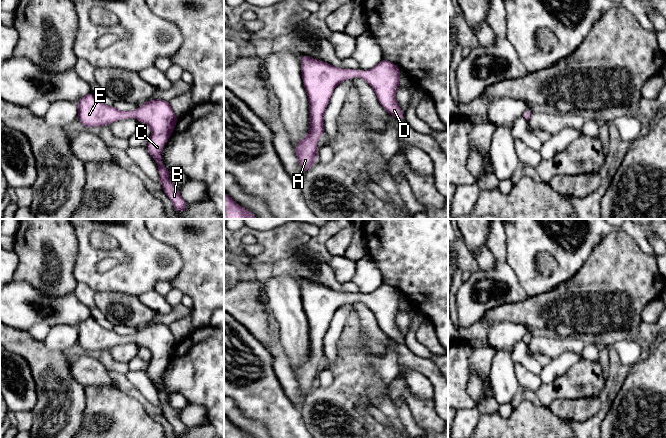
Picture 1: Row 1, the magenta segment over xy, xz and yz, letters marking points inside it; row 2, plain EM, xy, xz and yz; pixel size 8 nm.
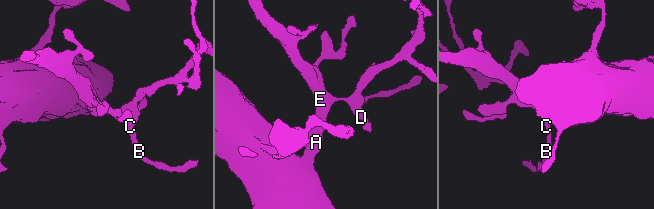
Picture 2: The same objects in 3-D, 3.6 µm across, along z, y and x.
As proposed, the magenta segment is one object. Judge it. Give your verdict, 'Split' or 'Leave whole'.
Leave whole

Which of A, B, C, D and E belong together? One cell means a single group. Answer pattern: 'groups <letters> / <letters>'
groups A B C D E

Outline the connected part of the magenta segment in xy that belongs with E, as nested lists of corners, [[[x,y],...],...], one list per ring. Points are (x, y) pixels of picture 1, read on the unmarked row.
[[[90,316],[80,322],[78,333],[78,345],[85,351],[109,349],[127,342],[136,342],[140,347],[147,348],[151,353],[147,375],[157,388],[162,412],[176,436],[183,437],[186,434],[187,428],[180,419],[180,413],[168,404],[170,394],[161,388],[161,377],[178,345],[169,325],[150,323],[135,335],[120,335],[114,330],[103,328]]]

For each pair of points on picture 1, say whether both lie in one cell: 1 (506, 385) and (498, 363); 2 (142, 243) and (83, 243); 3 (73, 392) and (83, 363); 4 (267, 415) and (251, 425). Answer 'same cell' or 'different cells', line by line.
1: same cell
2: same cell
3: different cells
4: different cells

